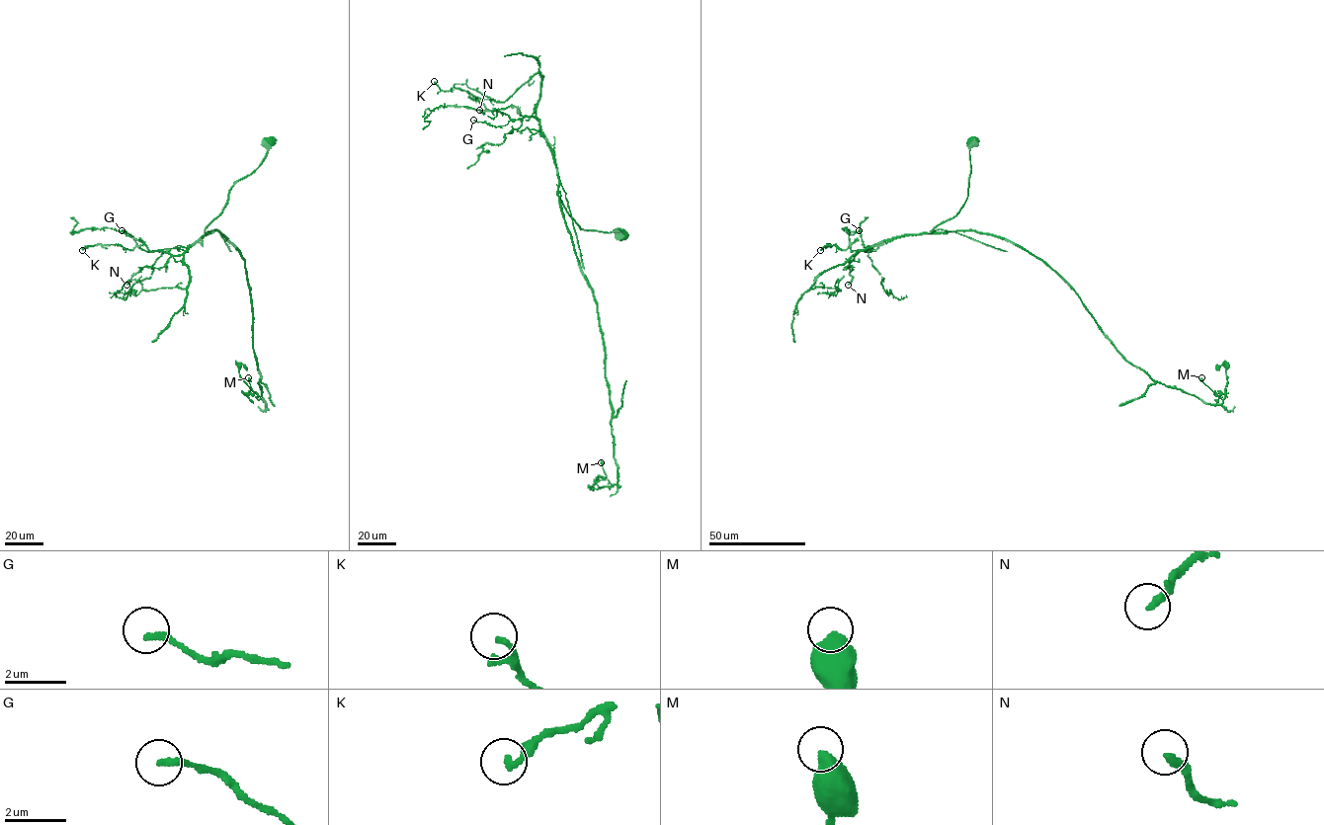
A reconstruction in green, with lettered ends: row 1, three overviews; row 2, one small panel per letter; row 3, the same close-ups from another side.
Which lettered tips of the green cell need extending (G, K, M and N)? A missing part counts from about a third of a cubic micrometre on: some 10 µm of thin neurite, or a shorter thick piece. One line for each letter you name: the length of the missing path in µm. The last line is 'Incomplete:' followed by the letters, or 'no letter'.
Incomplete: no letter

